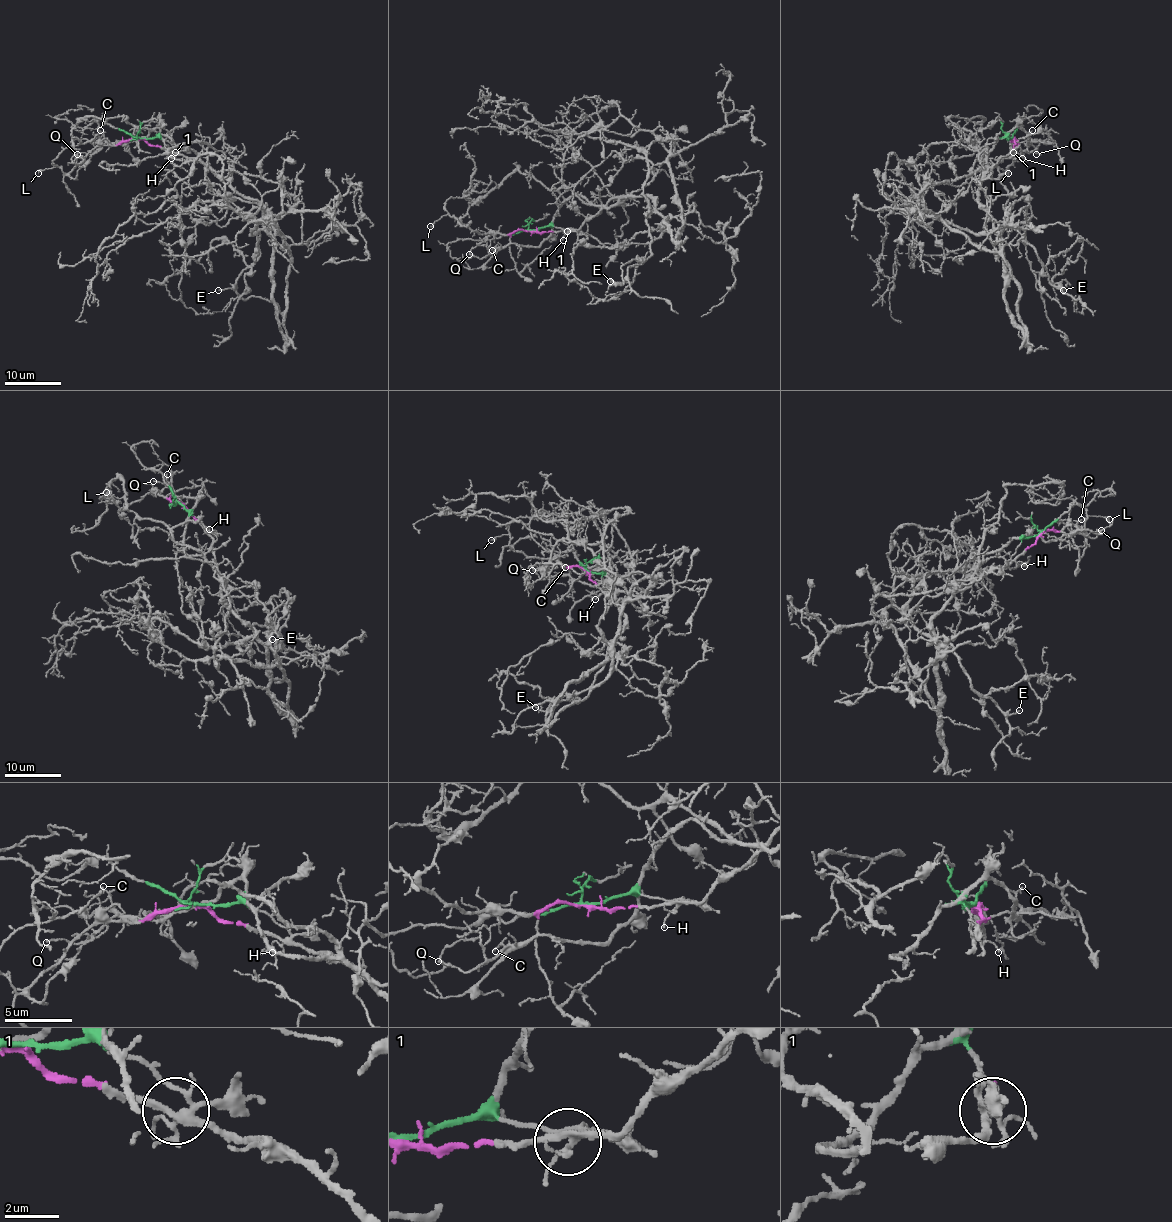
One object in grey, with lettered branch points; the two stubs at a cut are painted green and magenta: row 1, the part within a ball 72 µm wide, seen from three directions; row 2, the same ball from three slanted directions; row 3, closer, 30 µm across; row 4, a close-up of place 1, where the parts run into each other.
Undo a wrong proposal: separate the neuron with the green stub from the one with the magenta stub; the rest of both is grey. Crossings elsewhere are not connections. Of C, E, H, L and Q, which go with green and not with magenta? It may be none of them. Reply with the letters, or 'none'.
C, E, H, Q

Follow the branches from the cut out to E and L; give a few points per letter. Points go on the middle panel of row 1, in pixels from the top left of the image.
E: (530, 230), (545, 228), (573, 195), (607, 206), (649, 197), (651, 256), (630, 265), (621, 282), (610, 281)
L: (530, 230), (515, 230), (509, 235), (474, 232), (450, 215), (444, 215), (430, 226)

